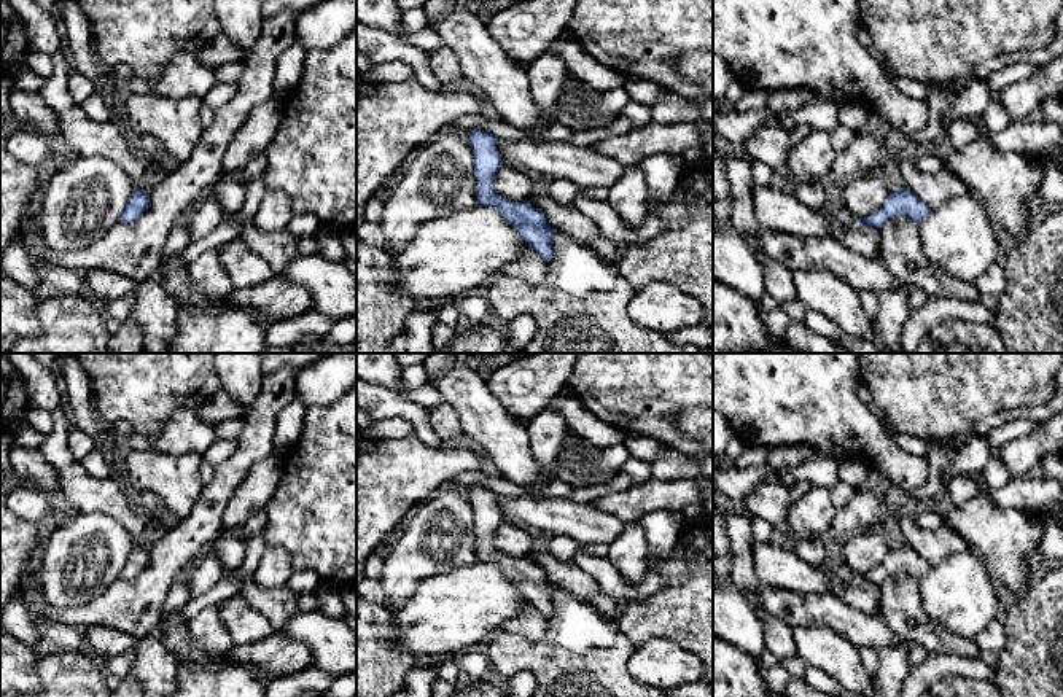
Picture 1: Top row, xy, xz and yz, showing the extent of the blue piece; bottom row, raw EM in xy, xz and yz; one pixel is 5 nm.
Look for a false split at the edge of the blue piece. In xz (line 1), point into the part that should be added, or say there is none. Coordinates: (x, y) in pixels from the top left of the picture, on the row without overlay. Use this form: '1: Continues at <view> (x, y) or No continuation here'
1: No continuation here

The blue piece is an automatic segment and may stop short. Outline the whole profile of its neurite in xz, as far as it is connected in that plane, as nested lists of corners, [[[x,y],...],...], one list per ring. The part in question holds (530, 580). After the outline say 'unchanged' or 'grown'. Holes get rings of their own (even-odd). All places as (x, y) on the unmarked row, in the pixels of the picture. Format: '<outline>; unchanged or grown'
[[[474,485],[469,489],[468,500],[474,511],[477,560],[496,565],[512,579],[527,602],[549,619],[554,611],[552,594],[555,587],[547,581],[546,571],[528,557],[509,557],[493,544],[495,528],[503,522],[496,509],[496,495],[489,489]]]; unchanged

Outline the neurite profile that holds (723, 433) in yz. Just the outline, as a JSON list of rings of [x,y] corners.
[[[713,411],[713,455],[724,458],[727,444],[734,436],[726,419]]]

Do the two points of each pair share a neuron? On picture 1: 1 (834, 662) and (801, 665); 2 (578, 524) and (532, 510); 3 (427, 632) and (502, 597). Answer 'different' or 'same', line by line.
1: different
2: same
3: same

